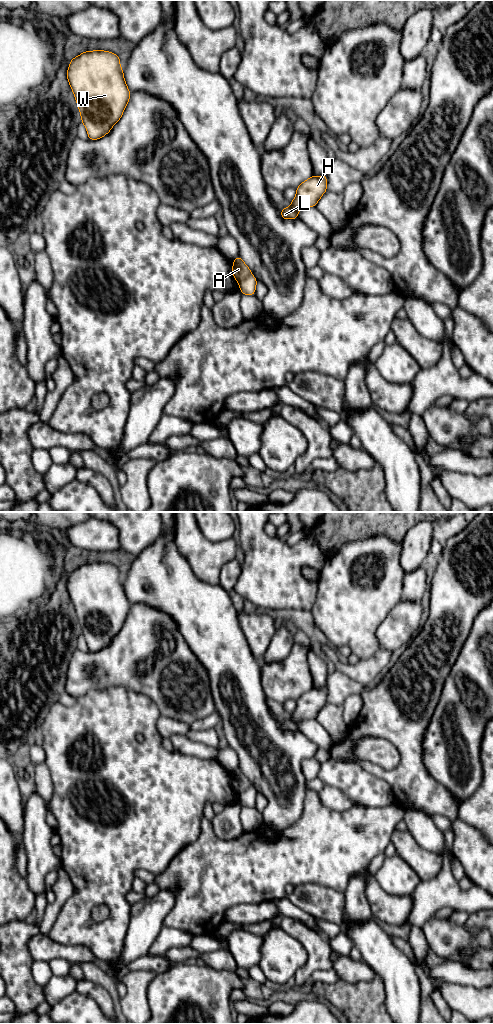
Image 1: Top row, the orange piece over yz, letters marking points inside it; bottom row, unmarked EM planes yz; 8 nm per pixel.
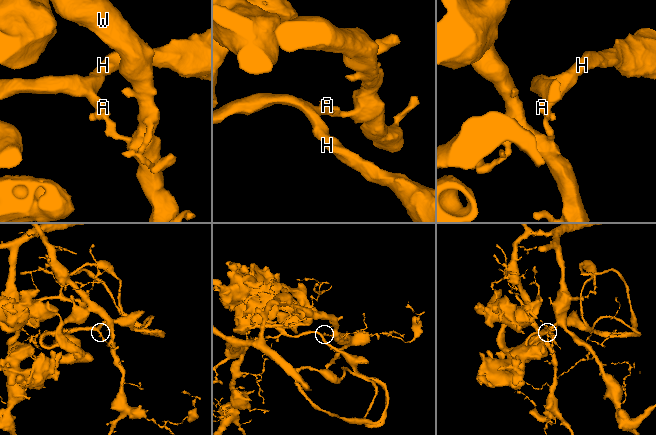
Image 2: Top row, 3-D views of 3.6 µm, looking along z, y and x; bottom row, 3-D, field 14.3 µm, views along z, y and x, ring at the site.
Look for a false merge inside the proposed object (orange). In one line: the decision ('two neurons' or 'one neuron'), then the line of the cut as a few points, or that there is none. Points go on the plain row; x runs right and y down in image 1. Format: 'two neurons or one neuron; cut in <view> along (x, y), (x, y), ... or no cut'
two neurons; cut in yz along (251, 786), (238, 794)

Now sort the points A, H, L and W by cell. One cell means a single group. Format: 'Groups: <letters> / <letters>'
Groups: A H L / W

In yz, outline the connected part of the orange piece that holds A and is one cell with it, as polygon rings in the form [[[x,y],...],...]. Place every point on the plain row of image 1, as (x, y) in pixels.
[[[237,768],[235,771],[233,771],[234,777],[232,778],[232,786],[233,789],[237,794],[240,794],[247,790],[248,788],[252,787],[251,782],[249,779],[245,776],[245,774]]]

